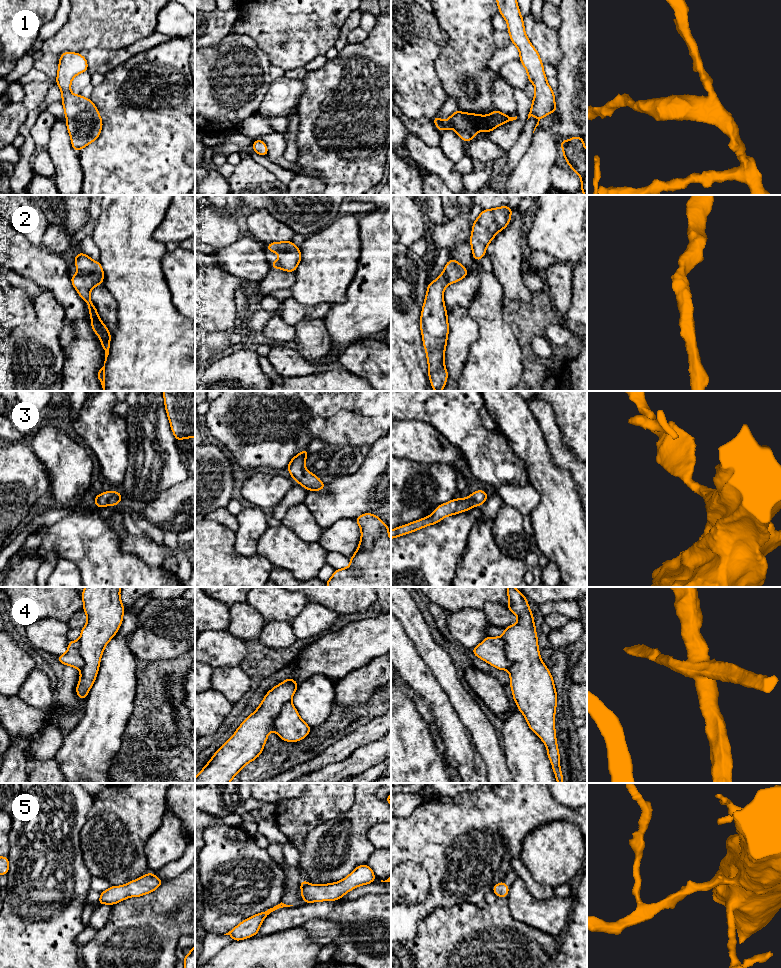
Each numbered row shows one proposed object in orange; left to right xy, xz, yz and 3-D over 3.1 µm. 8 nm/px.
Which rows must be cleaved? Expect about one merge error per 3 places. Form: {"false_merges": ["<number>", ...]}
{"false_merges": ["4"]}

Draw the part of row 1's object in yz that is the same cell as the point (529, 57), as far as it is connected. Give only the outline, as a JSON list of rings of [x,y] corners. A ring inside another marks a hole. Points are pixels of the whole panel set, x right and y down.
[[[496,0],[499,10],[498,12],[504,17],[508,24],[507,31],[510,34],[510,41],[518,48],[520,53],[519,61],[525,67],[529,82],[532,82],[535,86],[535,96],[532,100],[531,110],[528,114],[528,119],[531,116],[535,116],[538,120],[536,127],[539,125],[539,121],[547,116],[549,113],[556,113],[557,108],[555,105],[555,95],[553,89],[547,83],[547,77],[544,73],[544,64],[542,63],[538,51],[530,43],[524,28],[523,17],[521,16],[520,9],[516,0]],[[527,119],[527,120],[528,120]],[[533,131],[533,133],[534,133]]]

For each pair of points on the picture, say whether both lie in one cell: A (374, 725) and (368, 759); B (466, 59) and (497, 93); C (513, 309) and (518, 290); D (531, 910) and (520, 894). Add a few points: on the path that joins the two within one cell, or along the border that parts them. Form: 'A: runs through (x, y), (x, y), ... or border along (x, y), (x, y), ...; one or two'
A: border along (380, 737), (359, 746), (351, 754); two
B: border along (500, 76), (494, 81), (491, 89), (494, 107); two
C: border along (532, 295), (528, 301), (510, 301), (505, 299); two
D: runs through (527, 906), (520, 898); one

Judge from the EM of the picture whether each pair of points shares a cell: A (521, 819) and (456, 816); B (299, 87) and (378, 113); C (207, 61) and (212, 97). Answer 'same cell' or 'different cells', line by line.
A: same cell
B: different cells
C: same cell

